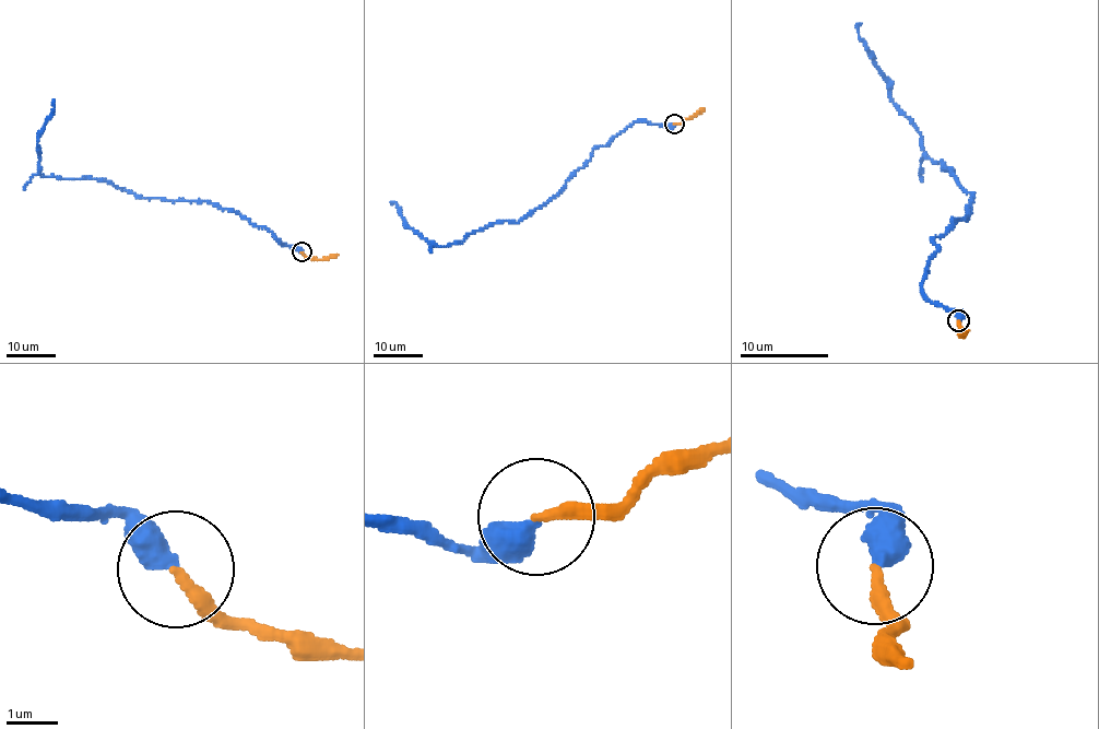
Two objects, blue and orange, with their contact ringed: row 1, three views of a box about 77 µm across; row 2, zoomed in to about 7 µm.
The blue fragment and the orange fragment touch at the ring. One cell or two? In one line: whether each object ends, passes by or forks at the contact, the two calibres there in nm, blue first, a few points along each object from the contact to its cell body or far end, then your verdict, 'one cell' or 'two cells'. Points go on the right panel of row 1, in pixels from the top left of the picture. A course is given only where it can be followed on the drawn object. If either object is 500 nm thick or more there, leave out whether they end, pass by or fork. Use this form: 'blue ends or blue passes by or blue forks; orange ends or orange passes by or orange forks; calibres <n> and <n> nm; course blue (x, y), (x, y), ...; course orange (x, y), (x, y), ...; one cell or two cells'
blue ends; orange ends; calibres 480 and 260 nm; course blue (958, 320), (957, 312), (921, 290), (934, 237), (967, 219), (971, 192), (931, 161), (858, 23); course orange (958, 320), (962, 336), (967, 330); one cell

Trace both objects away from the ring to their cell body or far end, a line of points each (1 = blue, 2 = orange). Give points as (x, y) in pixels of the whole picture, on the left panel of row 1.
1: (300, 251), (212, 202), (142, 198), (92, 178), (42, 176), (38, 133), (55, 100)
2: (300, 251), (317, 259), (338, 255)

